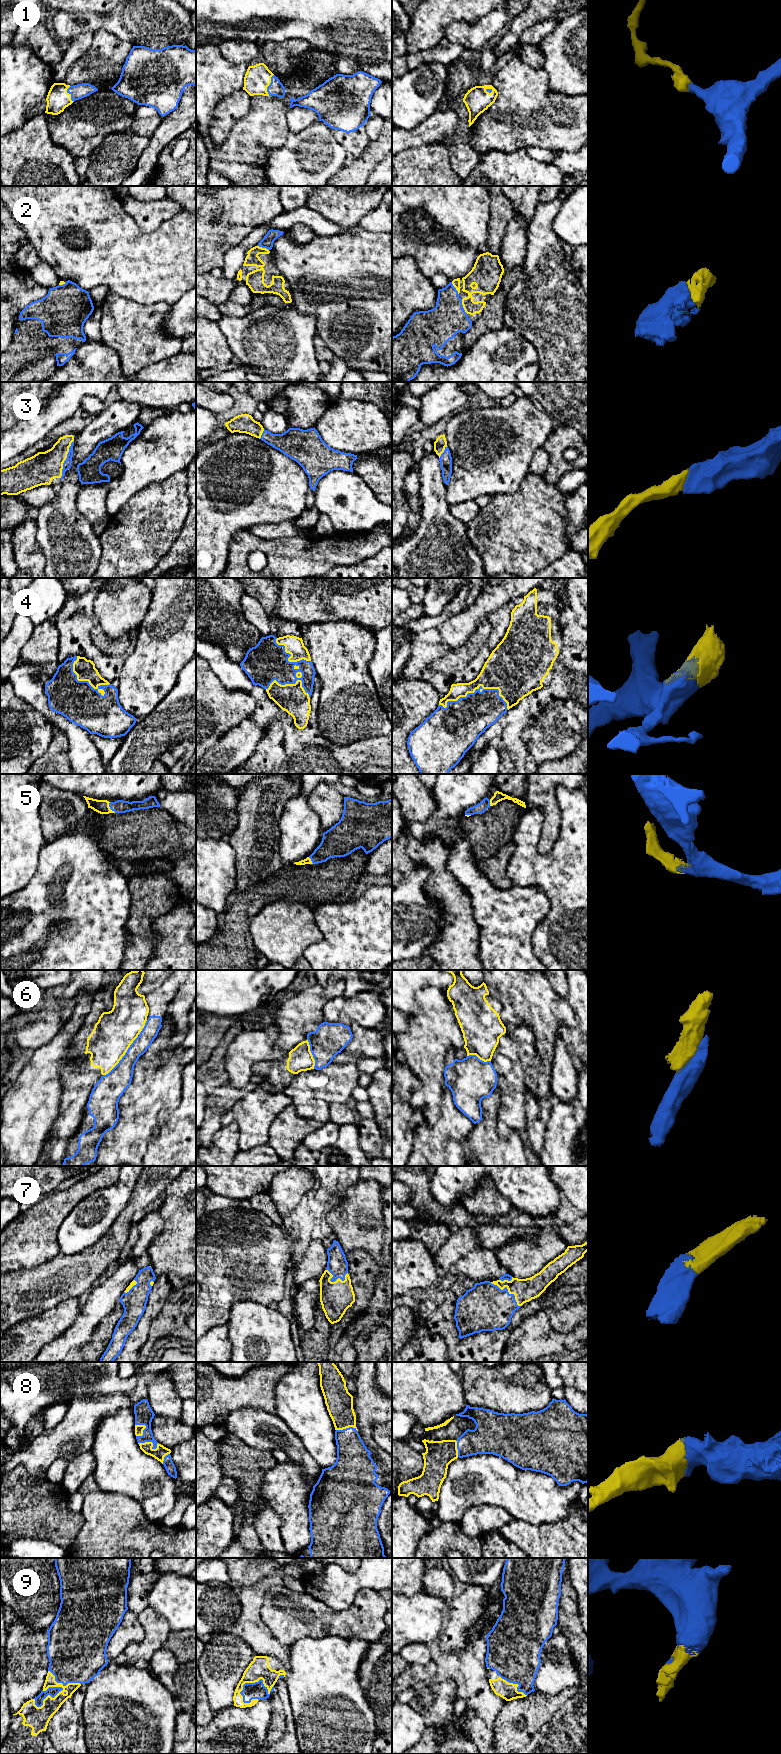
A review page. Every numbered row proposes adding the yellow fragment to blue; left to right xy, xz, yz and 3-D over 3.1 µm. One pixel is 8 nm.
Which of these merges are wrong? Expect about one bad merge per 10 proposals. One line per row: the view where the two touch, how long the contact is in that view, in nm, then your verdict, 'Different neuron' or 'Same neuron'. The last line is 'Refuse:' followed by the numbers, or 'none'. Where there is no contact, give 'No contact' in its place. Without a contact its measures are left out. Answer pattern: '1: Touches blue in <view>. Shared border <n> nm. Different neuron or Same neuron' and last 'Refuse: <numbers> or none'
1: Touches blue in xz. Shared border 180 nm. Same neuron
2: Touches blue in yz. Shared border 130 nm. Same neuron
3: Touches blue in xy. Shared border 320 nm. Same neuron
4: Touches blue in yz. Shared border 550 nm. Same neuron
5: Touches blue in xy. Shared border 100 nm. Same neuron
6: Touches blue in xy. Shared border 420 nm. Different neuron
7: Touches blue in yz. Shared border 300 nm. Same neuron
8: Touches blue in xy. Shared border 170 nm. Same neuron
9: Touches blue in xy. Shared border 420 nm. Same neuron
Refuse: 6

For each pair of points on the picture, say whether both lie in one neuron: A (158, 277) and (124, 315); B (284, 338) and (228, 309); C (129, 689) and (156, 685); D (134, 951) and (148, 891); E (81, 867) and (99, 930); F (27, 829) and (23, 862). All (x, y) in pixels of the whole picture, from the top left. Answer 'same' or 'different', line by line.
A: different
B: different
C: same
D: same
E: same
F: same

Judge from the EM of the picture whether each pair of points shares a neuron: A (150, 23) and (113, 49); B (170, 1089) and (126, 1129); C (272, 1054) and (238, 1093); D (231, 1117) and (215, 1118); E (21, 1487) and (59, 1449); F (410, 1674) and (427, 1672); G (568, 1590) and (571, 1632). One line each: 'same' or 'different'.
A: different
B: same
C: different
D: different
E: different
F: same
G: same

